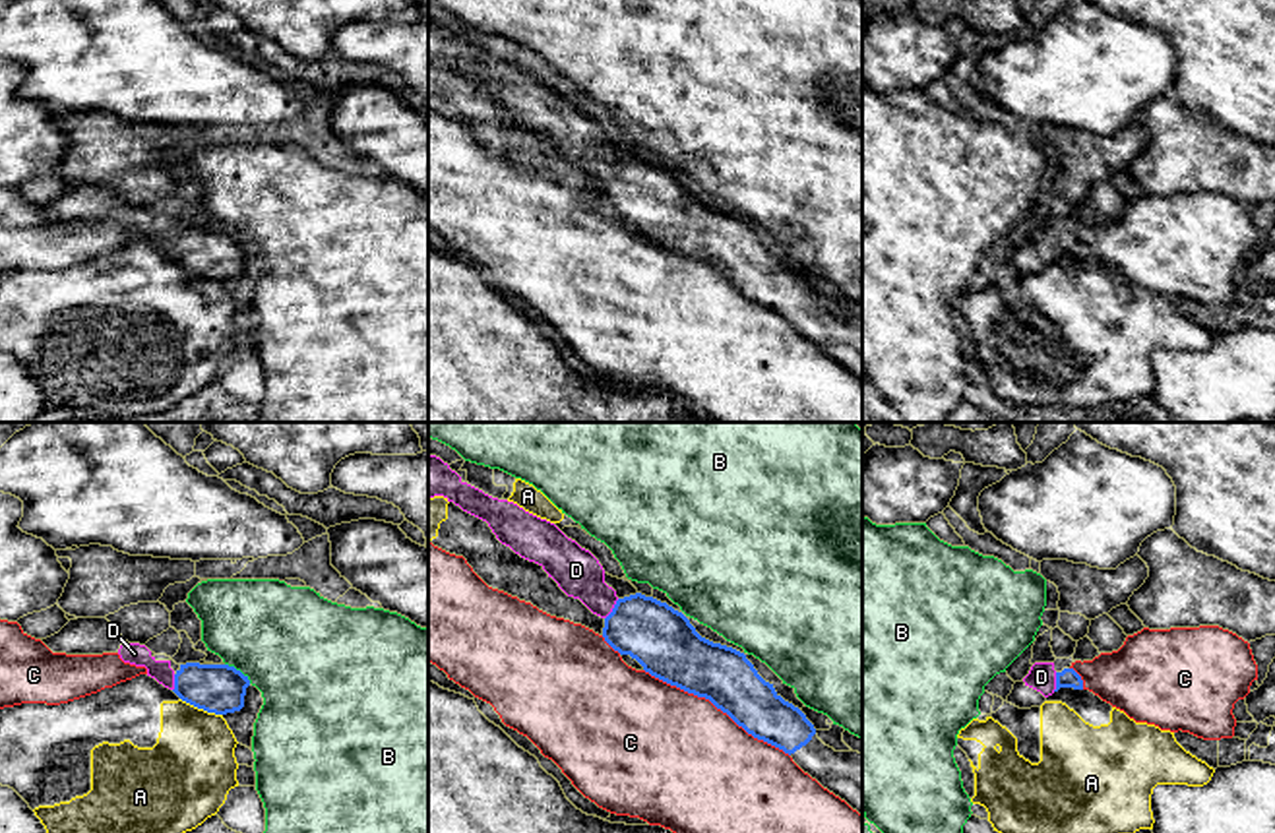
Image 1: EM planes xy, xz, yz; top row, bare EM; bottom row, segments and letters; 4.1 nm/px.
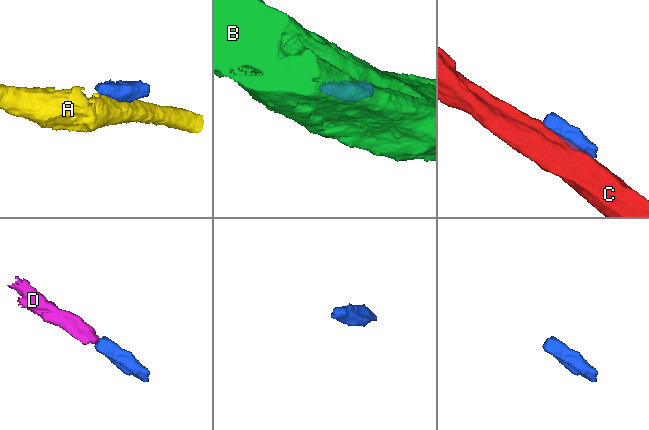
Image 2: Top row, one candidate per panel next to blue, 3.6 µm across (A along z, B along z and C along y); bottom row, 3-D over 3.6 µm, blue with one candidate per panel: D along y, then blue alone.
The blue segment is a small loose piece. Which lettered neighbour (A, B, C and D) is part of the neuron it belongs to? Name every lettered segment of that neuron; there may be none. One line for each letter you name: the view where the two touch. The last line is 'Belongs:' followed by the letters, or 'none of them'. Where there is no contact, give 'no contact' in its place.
D: meets blue in xz
Belongs: D

